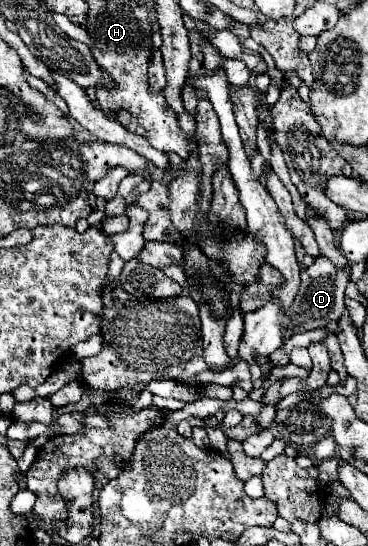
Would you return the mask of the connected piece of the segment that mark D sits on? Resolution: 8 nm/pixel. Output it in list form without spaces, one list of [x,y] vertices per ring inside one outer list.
[[[319,256],[313,266],[301,272],[301,286],[289,310],[283,312],[279,302],[271,300],[263,308],[245,314],[245,332],[239,342],[239,358],[251,366],[253,362],[257,362],[255,356],[269,356],[281,346],[283,332],[299,334],[299,332],[307,332],[315,328],[325,328],[329,322],[339,320],[345,308],[343,296],[345,296],[345,286],[349,282],[347,278],[349,278],[347,272],[343,272],[341,268],[335,268],[325,256]]]

